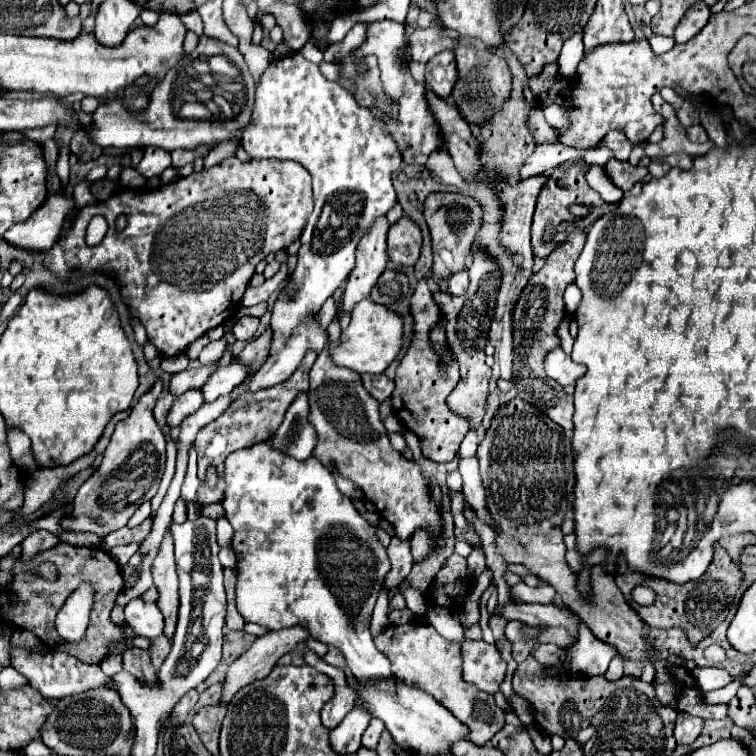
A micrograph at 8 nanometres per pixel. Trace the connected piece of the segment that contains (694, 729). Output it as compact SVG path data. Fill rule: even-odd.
M677 715L677 721L675 721L677 743L683 743L683 745L693 743L701 733L701 727L703 727L703 719L693 715Z

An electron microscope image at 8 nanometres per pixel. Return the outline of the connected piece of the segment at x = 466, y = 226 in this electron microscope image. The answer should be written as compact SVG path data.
M431 193L425 199L423 215L431 229L431 241L433 241L433 255L435 255L433 281L439 283L467 267L467 257L471 255L471 245L483 225L483 215L477 199L465 193Z

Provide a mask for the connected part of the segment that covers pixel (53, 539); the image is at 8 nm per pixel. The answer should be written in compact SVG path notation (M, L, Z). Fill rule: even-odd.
M46 530L35 531L22 542L21 560L30 561L38 553L55 547L59 542L58 536L52 535Z

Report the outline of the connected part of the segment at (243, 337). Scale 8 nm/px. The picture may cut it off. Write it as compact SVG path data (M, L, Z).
M241 317L235 327L233 327L233 333L239 341L251 341L255 337L255 331L259 327L259 319L257 317Z

